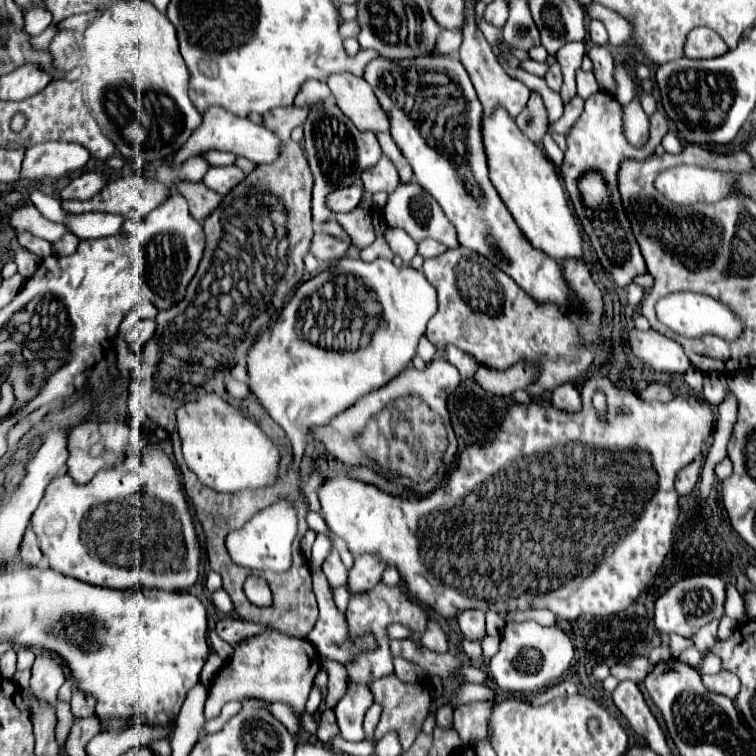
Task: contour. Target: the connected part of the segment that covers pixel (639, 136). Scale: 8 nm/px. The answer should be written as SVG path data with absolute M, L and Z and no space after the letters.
M631 101L625 109L625 137L631 145L645 145L649 137L649 117L639 101Z

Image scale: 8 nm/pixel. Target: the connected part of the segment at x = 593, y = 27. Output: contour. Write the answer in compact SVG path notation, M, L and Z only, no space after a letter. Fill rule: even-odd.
M591 21L589 23L589 37L595 45L607 45L607 31L601 21Z

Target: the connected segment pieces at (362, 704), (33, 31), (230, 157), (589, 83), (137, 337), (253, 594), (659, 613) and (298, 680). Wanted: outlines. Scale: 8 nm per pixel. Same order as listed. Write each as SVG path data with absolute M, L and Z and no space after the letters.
M349 683L345 695L339 699L339 703L333 709L341 737L345 741L357 743L357 741L365 739L361 723L363 723L365 711L371 707L371 703L373 703L373 695L369 693L367 685Z
M29 9L25 13L25 33L29 37L35 37L39 33L43 33L49 25L51 25L51 13L45 9Z
M207 151L207 153L203 153L203 157L213 167L217 167L217 165L233 165L233 161L235 161L233 153L223 153L223 151Z
M581 68L576 73L577 94L584 100L598 91L597 81L591 72L585 72Z
M143 319L143 321L137 321L135 327L127 333L127 341L129 341L129 343L131 343L131 341L137 341L137 343L143 343L143 345L145 345L145 343L149 341L149 337L153 337L155 327L157 327L155 319Z
M249 577L245 581L245 595L253 605L267 605L271 603L271 591L269 585L261 577Z
M699 575L687 577L671 585L657 601L655 601L655 627L665 633L677 633L689 637L697 633L699 627L705 623L719 619L723 615L723 601L725 601L725 581L713 575Z
M273 631L247 637L235 645L235 653L229 659L229 665L223 665L217 679L213 681L205 703L205 719L217 717L225 703L237 699L237 693L241 693L241 701L281 701L285 705L293 705L297 713L303 713L309 691L313 687L313 677L319 669L319 653L307 639L287 637Z

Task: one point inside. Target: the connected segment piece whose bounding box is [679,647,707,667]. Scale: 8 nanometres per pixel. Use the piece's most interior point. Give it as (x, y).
(693, 656)

